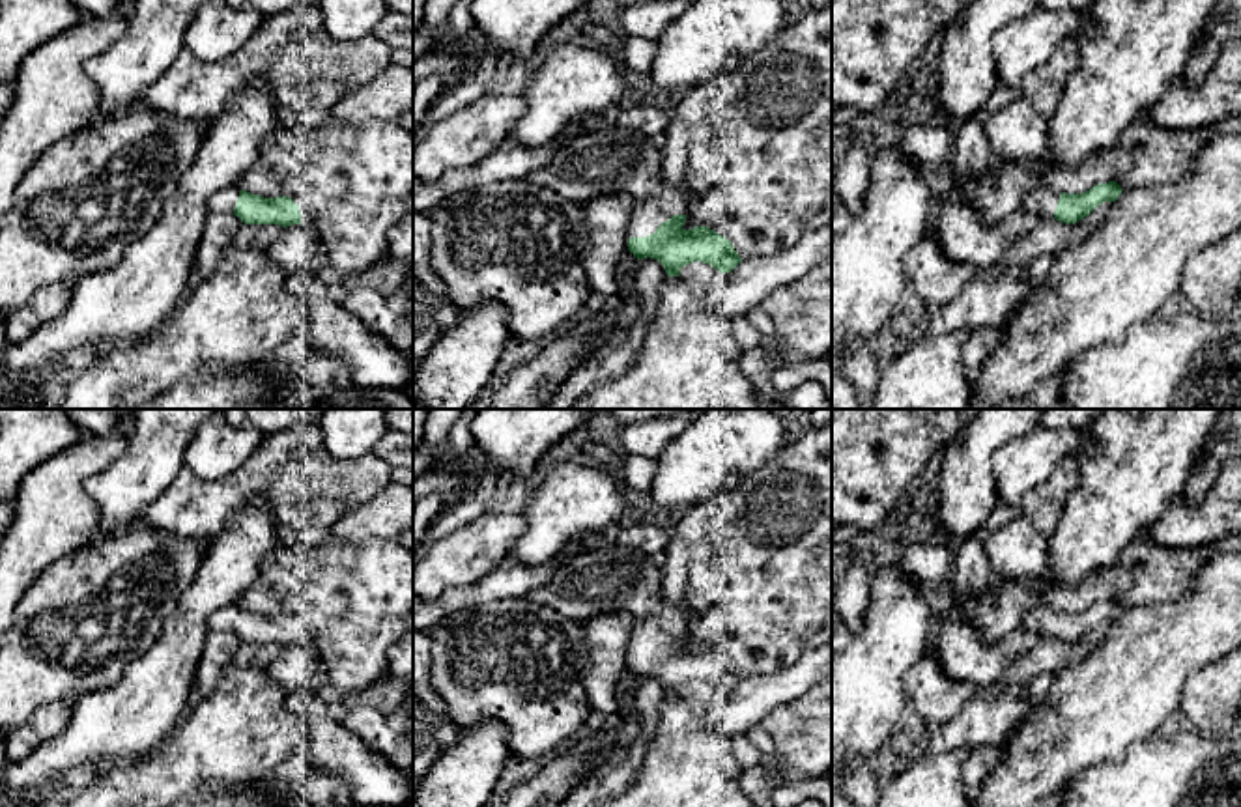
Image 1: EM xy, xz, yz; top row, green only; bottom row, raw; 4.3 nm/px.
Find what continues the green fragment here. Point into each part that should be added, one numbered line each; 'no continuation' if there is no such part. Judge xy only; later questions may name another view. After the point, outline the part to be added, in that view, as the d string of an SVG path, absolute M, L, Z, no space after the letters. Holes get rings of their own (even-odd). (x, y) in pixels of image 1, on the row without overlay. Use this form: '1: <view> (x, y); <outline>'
1: xy (223, 619); M230 603L222 609L217 609L211 616L209 616L209 630L217 630L217 631L234 631L235 620L239 616L239 605Z

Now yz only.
1: yz (1041, 619); M1041 603L1024 616L1022 628L1041 637L1054 637L1054 630L1056 630L1060 613L1062 611L1047 603Z

